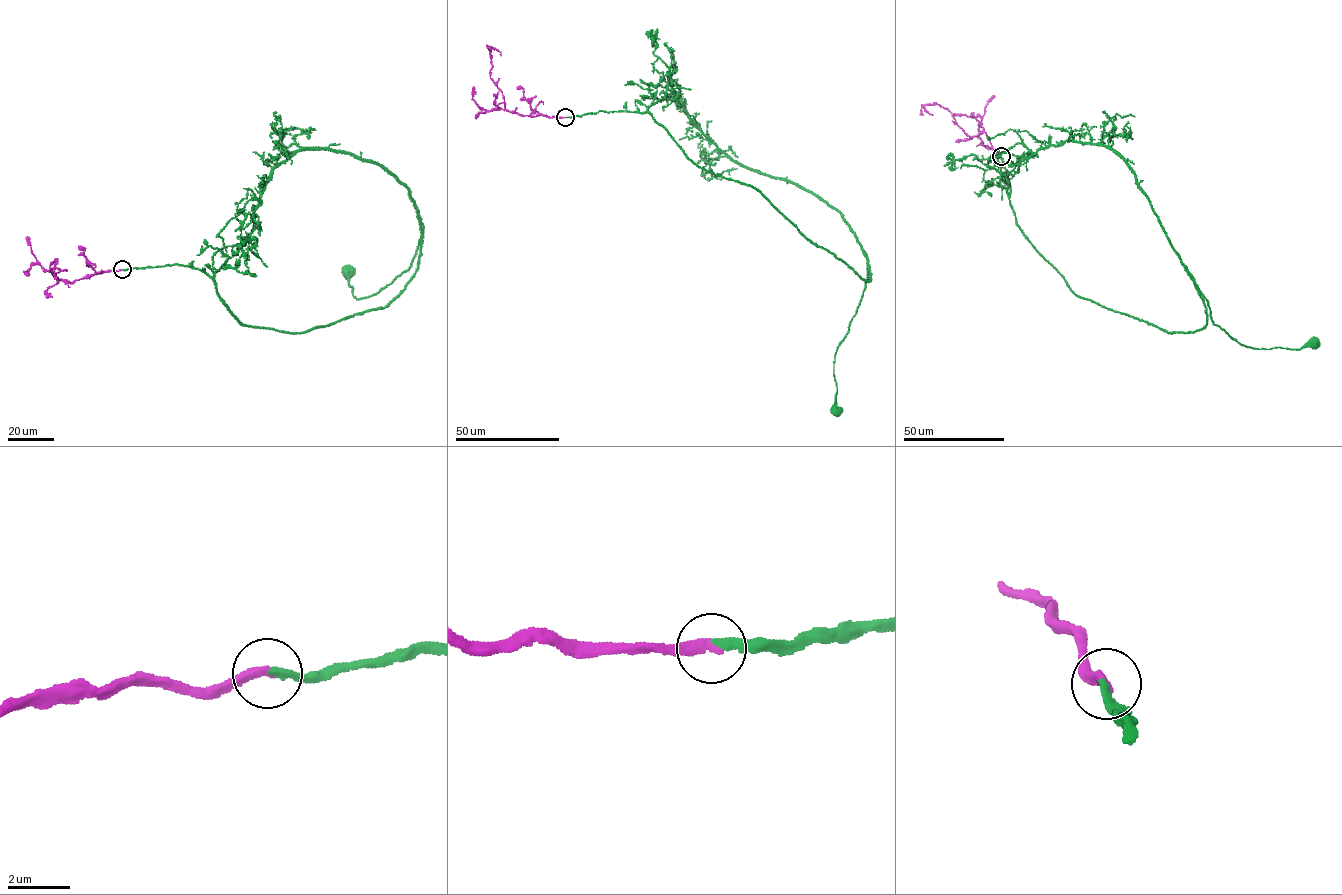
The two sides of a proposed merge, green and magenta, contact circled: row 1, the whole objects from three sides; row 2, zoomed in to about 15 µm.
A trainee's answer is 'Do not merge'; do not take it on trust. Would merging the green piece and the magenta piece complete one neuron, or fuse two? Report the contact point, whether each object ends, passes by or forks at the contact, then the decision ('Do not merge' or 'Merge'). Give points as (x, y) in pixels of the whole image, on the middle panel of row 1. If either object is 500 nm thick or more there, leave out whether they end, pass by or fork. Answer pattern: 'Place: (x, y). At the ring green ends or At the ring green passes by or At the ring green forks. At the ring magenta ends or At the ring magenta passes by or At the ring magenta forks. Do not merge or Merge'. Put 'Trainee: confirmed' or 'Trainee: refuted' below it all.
Place: (565, 117). At the ring green ends. At the ring magenta ends. Merge
Trainee: refuted

